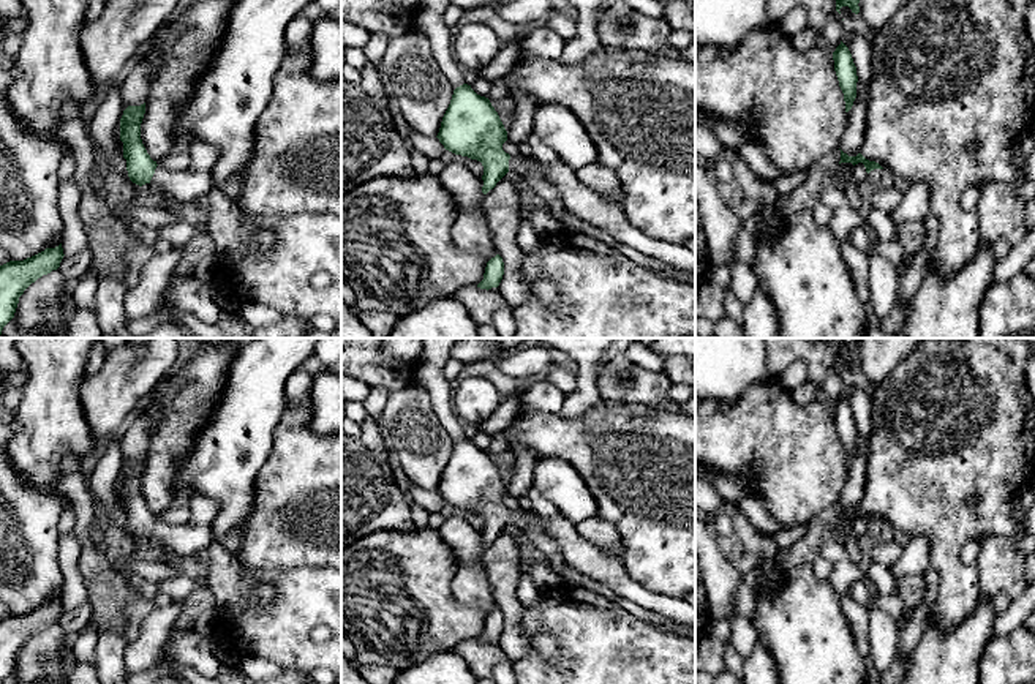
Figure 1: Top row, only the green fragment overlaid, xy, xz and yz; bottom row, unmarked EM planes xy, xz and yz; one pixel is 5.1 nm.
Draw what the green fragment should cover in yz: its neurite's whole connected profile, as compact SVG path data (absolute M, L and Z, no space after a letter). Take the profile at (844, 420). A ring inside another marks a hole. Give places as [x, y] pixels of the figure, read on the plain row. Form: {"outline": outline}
{"outline": "M841 395L841 398L833 406L834 425L839 434L839 441L844 447L845 466L849 466L856 452L856 420L853 417L849 401Z"}

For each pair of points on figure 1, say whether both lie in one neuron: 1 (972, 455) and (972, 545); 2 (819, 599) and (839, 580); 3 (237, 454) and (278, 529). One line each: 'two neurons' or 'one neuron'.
1: two neurons
2: two neurons
3: two neurons

